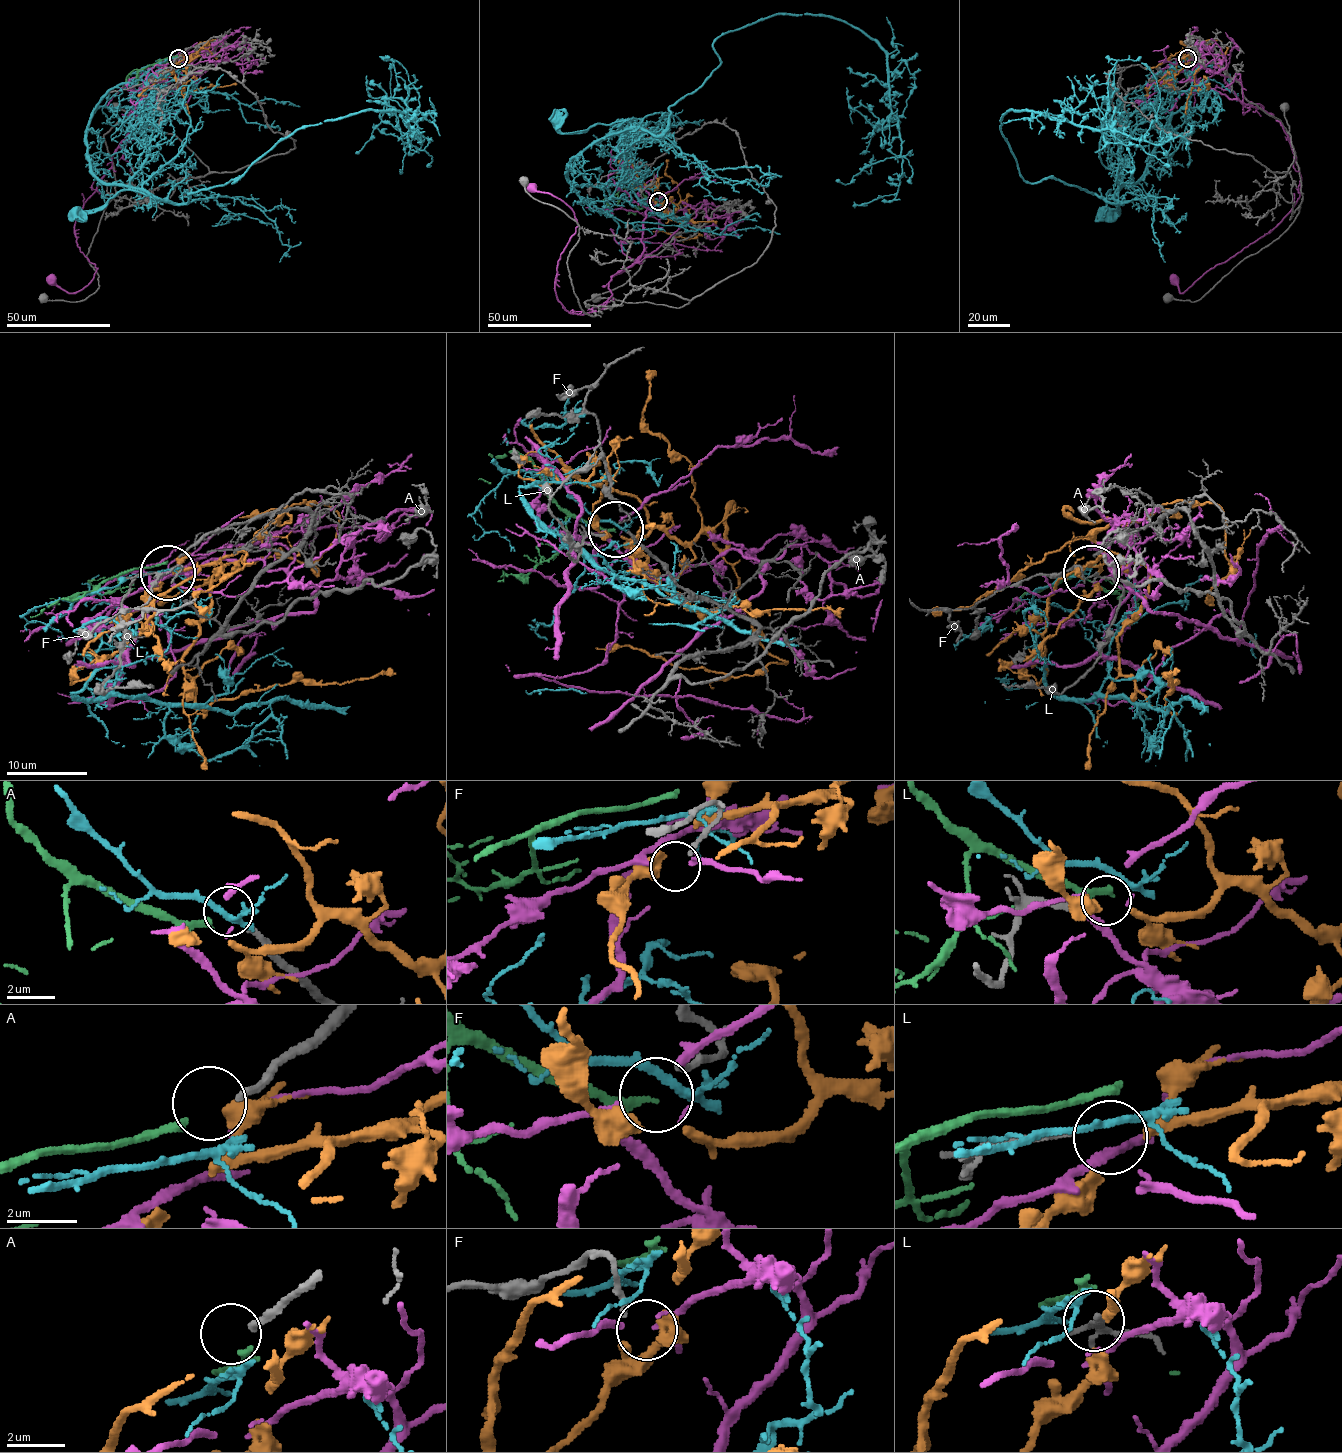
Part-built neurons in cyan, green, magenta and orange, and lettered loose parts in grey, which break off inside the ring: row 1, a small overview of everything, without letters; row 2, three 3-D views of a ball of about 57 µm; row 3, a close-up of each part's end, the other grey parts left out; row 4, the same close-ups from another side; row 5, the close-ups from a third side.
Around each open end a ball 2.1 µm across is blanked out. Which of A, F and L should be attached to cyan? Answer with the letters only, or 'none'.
none

